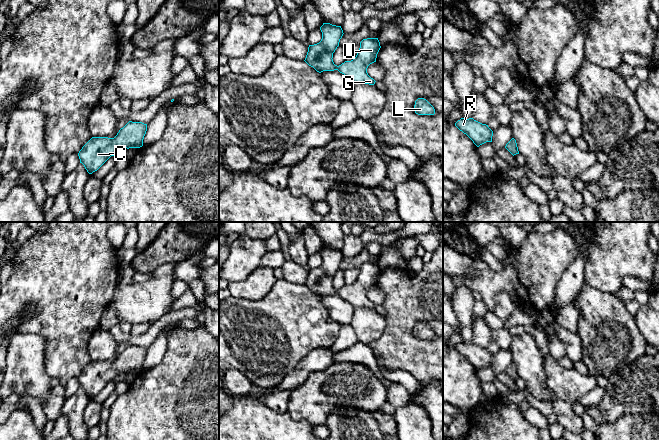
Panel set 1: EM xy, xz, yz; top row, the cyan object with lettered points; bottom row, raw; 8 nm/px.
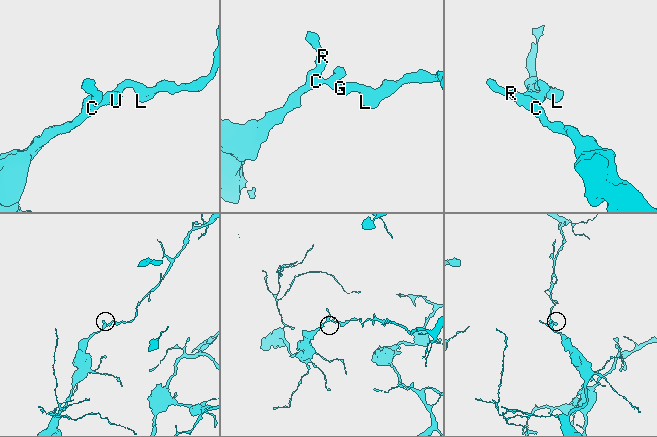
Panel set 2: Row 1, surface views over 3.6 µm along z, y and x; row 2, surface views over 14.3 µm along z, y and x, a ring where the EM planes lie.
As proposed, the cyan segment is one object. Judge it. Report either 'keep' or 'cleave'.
keep

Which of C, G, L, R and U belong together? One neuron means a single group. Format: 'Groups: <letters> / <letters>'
Groups: C G L R U

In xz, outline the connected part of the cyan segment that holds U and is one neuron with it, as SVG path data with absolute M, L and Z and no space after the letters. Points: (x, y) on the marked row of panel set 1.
M323 23L320 27L322 39L319 43L309 45L305 62L317 72L338 70L356 83L374 85L375 80L367 73L370 64L376 62L377 54L381 48L378 38L367 38L360 42L356 57L337 66L333 62L333 53L339 46L343 36L341 26Z

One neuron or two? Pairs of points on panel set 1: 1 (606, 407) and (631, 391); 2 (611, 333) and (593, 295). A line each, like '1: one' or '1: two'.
1: one
2: one

